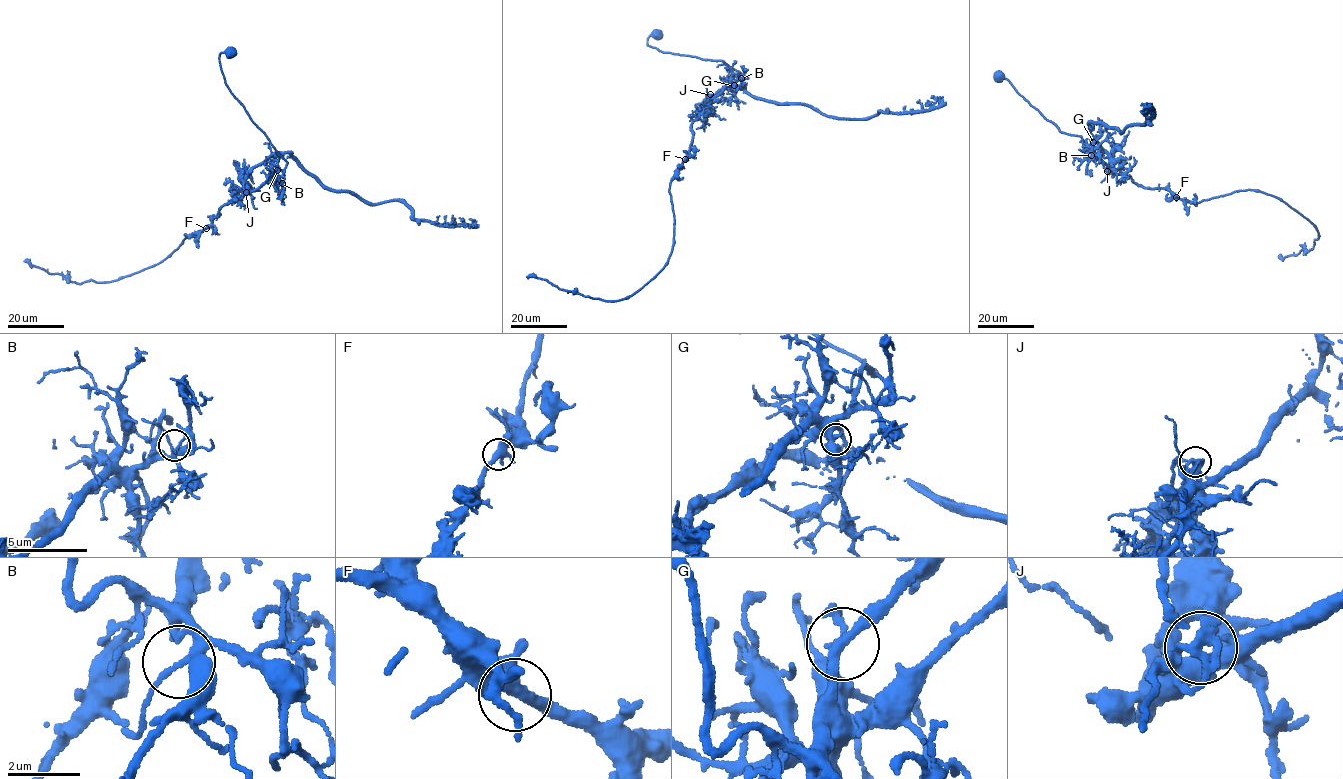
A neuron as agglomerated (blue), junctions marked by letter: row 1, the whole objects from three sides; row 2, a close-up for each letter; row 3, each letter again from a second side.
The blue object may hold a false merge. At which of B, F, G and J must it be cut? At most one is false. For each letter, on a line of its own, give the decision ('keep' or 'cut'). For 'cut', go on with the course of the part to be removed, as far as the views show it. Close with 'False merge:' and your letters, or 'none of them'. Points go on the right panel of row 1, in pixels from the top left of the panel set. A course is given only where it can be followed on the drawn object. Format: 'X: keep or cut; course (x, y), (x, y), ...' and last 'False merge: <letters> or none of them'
B: keep
F: keep
G: keep
J: cut; course (1107, 171), (1111, 158), (1089, 123), (1123, 131), (1145, 123), (1148, 109), (1147, 120), (1153, 116), (1141, 104)
False merge: J

